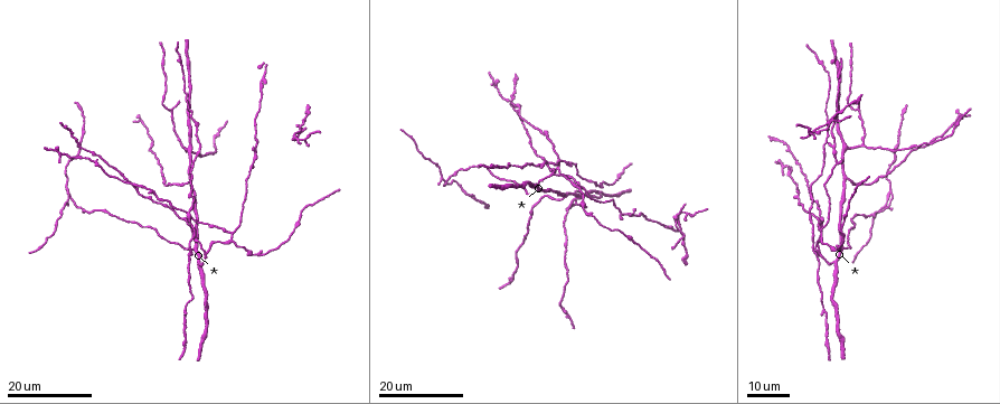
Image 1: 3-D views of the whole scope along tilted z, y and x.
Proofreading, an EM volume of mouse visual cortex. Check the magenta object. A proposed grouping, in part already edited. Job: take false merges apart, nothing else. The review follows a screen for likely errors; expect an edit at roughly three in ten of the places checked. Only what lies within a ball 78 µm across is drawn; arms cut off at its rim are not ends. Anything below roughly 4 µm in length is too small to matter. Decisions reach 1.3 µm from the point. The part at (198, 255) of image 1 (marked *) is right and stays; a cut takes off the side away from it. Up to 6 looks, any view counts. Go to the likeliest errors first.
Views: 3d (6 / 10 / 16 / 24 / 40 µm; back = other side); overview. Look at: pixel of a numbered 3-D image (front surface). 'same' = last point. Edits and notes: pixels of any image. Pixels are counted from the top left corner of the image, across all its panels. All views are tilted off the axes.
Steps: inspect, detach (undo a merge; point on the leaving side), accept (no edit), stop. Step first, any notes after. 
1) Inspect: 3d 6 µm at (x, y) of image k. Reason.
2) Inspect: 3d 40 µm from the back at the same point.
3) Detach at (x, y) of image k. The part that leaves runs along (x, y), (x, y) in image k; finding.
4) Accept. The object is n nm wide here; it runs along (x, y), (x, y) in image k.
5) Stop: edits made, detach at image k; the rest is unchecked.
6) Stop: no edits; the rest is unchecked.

Inspect: 3d 24 µm at (847, 178) of image 1. Branch point.

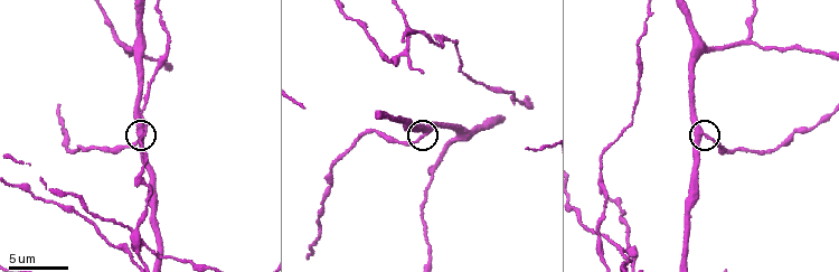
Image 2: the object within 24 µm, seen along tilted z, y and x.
Inspect: 3d 6 µm at (421, 140) of image 2.

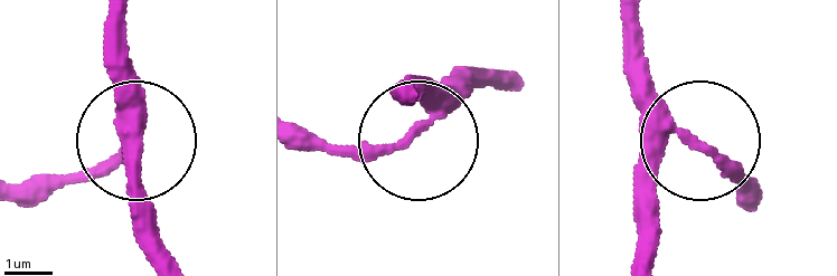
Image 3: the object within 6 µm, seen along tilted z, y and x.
Accept. The object is 270 nm wide here; continuous, no second neuron.

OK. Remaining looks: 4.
Inspect: 3d 16 µm at (171, 110) of image 1. Calibre changes.

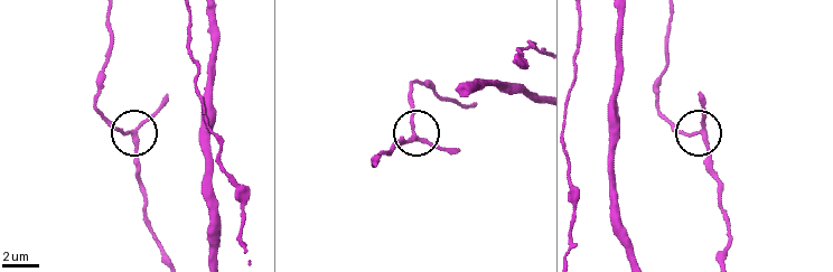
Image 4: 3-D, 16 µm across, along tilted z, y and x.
Inspect: 3d 10 µm at (706, 140) of image 4.

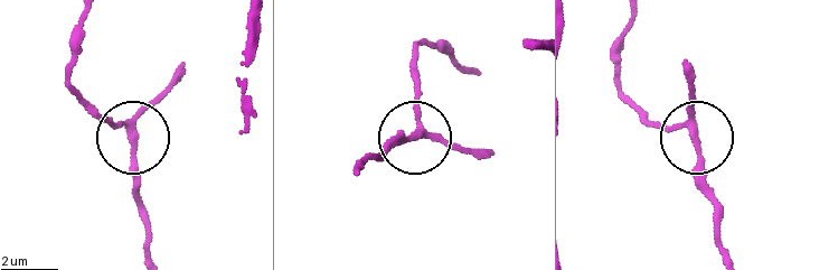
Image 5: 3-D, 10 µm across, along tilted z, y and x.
Accept. It runs along (360, 171), (413, 134), (413, 73) in image 5; all the same neuron.

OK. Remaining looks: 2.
Inspect: 3d 10 µm at (706, 48) of image 2.

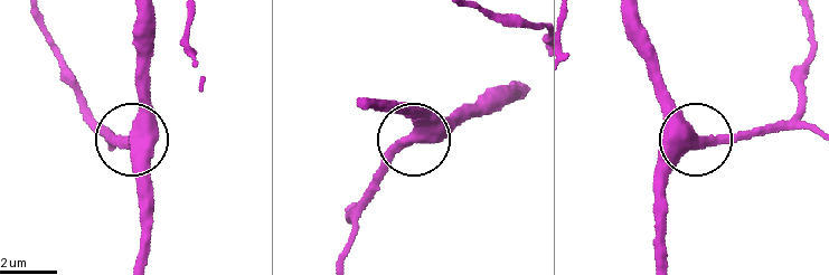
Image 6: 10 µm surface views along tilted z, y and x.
Accept. It runs along (376, 104), (422, 111), (416, 138), (468, 112) in image 6; one neuron here.

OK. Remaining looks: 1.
Stop: no edits; the rest is unchecked.

